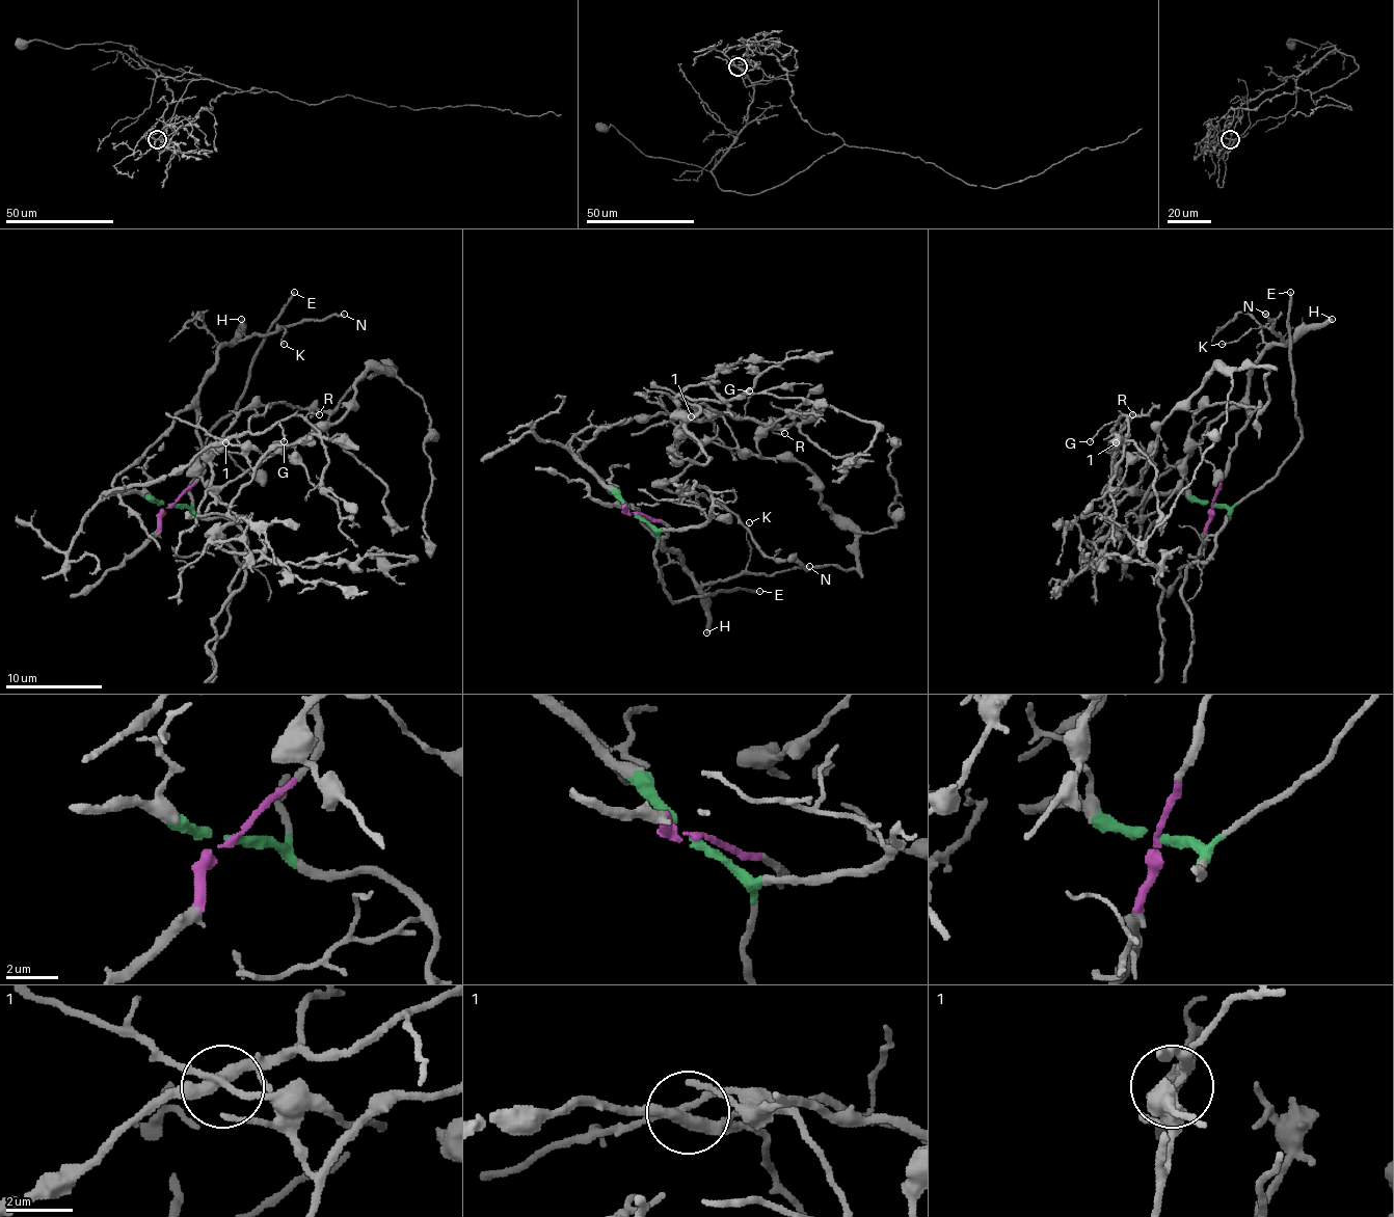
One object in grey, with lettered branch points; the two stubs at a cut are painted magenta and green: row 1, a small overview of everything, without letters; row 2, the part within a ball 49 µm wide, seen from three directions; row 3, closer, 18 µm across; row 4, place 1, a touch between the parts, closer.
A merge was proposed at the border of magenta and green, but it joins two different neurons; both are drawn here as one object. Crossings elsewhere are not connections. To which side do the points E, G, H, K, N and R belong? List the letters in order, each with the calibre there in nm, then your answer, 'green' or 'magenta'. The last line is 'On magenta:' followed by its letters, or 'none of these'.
E: 200 nm thick; green
G: 130 nm thick; green
H: 400 nm thick; magenta
K: 110 nm thick; magenta
N: 200 nm thick; magenta
R: 120 nm thick; green
On magenta: H, K, N

